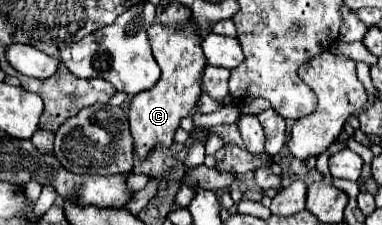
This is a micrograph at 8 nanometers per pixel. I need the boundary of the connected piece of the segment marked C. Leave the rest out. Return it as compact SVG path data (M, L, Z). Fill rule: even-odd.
M153 24L147 30L153 56L161 66L161 78L149 90L143 90L133 96L129 102L129 128L133 136L133 150L139 160L147 160L155 146L169 148L173 144L173 134L179 128L183 116L191 114L199 100L201 74L205 70L205 54L201 50L199 38L195 38L195 26L185 26L183 30L171 30L163 24Z

